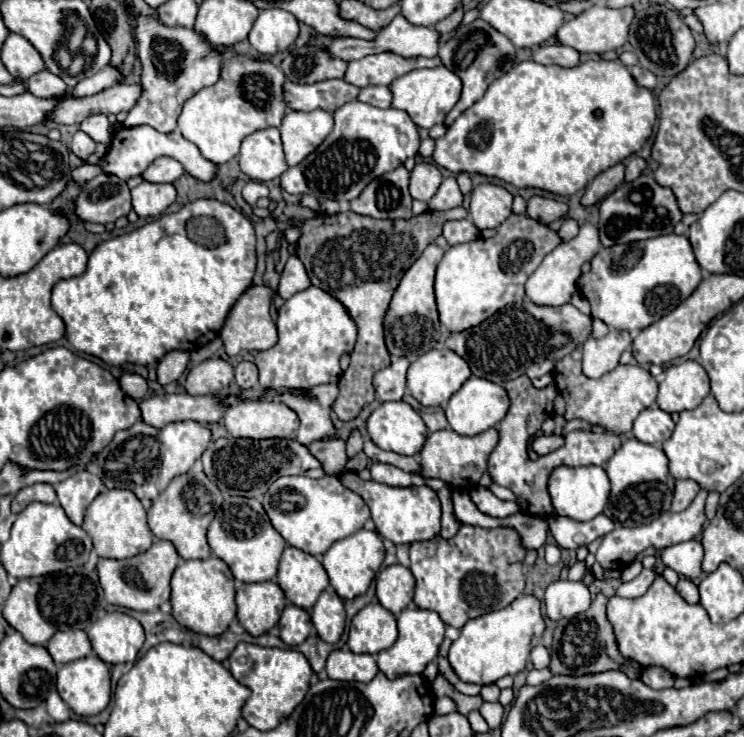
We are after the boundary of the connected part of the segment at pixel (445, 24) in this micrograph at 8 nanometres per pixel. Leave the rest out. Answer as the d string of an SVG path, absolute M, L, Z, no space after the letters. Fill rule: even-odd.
M458 7L452 15L448 15L446 19L442 19L440 23L436 23L434 29L438 33L450 33L450 31L454 31L462 23L462 15L464 15L464 11L462 11L462 7Z

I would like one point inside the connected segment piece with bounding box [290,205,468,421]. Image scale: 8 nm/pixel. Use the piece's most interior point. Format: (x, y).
(360, 260)

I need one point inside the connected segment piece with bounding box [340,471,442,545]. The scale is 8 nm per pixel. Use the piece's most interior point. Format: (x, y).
(402, 514)

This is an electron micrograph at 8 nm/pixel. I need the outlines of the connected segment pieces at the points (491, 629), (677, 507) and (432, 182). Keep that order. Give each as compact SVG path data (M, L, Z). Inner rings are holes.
M520 595L500 611L470 619L460 629L460 637L452 643L448 651L448 661L464 683L496 683L504 675L516 675L526 669L530 651L534 645L540 643L542 633L544 619L540 613L540 601L534 595Z
M676 481L676 491L672 499L672 511L684 511L700 491L700 485L696 481Z
M418 161L416 167L410 171L410 195L412 199L430 201L436 189L442 183L442 175L434 163Z

